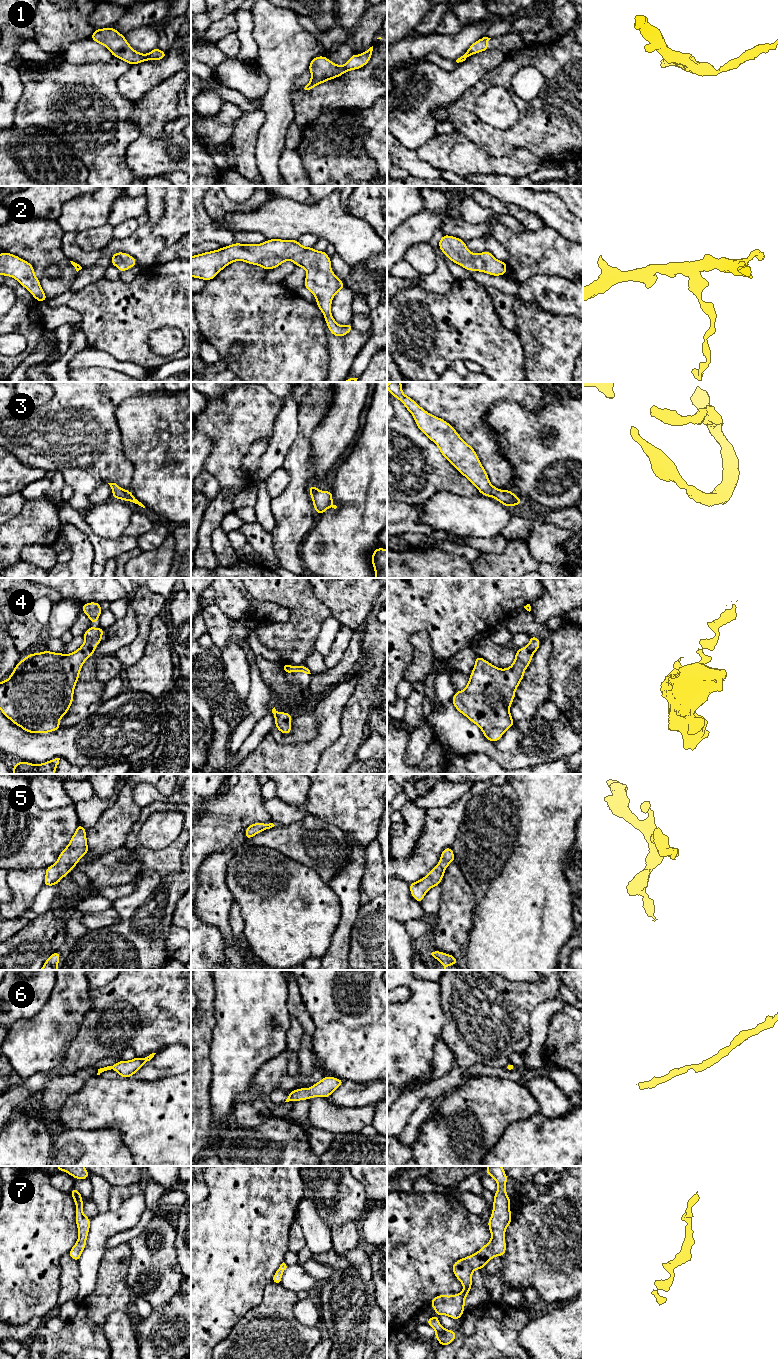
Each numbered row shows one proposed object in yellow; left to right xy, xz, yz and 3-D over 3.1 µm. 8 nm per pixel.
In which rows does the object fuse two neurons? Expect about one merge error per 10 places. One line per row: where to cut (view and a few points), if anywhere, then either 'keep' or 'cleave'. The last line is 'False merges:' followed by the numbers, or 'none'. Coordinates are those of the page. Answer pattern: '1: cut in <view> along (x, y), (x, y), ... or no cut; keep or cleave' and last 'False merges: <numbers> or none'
1: no cut; keep
2: no cut; keep
3: no cut; keep
4: no cut; keep
5: no cut; keep
6: no cut; keep
7: no cut; keep
False merges: none

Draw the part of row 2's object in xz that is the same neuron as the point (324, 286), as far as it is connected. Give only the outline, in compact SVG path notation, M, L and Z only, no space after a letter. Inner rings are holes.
M270 239L261 244L234 243L191 256L191 277L212 280L235 261L270 270L288 260L307 271L304 287L316 298L317 307L322 311L329 331L336 337L347 335L354 328L352 323L341 326L331 314L332 300L338 291L344 289L344 282L332 272L331 258L325 251L303 247L298 240Z

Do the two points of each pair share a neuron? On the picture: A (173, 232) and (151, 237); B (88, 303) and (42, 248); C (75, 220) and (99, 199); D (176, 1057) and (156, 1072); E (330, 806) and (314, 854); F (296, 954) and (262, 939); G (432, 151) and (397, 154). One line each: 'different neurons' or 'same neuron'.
A: same neuron
B: different neurons
C: same neuron
D: same neuron
E: different neurons
F: same neuron
G: different neurons

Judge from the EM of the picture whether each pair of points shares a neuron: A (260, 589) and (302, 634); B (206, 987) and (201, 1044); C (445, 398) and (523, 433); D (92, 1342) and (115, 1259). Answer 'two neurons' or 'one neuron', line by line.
A: one neuron
B: one neuron
C: two neurons
D: one neuron

